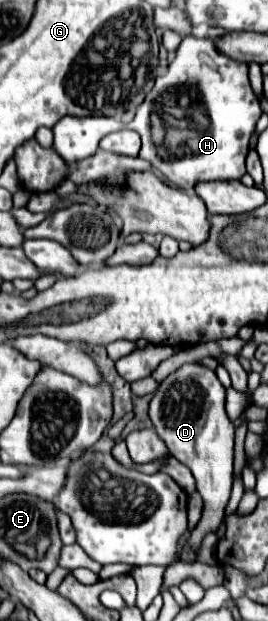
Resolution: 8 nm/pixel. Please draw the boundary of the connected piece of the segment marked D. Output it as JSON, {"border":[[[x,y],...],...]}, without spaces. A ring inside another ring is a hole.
{"border":[[[185,363],[159,383],[149,403],[149,417],[157,435],[167,445],[169,453],[191,469],[197,481],[197,489],[205,501],[203,517],[193,529],[181,553],[181,561],[193,563],[197,559],[197,549],[201,545],[201,539],[211,529],[219,527],[225,505],[231,495],[235,429],[225,411],[225,387],[211,369],[199,363]]]}

